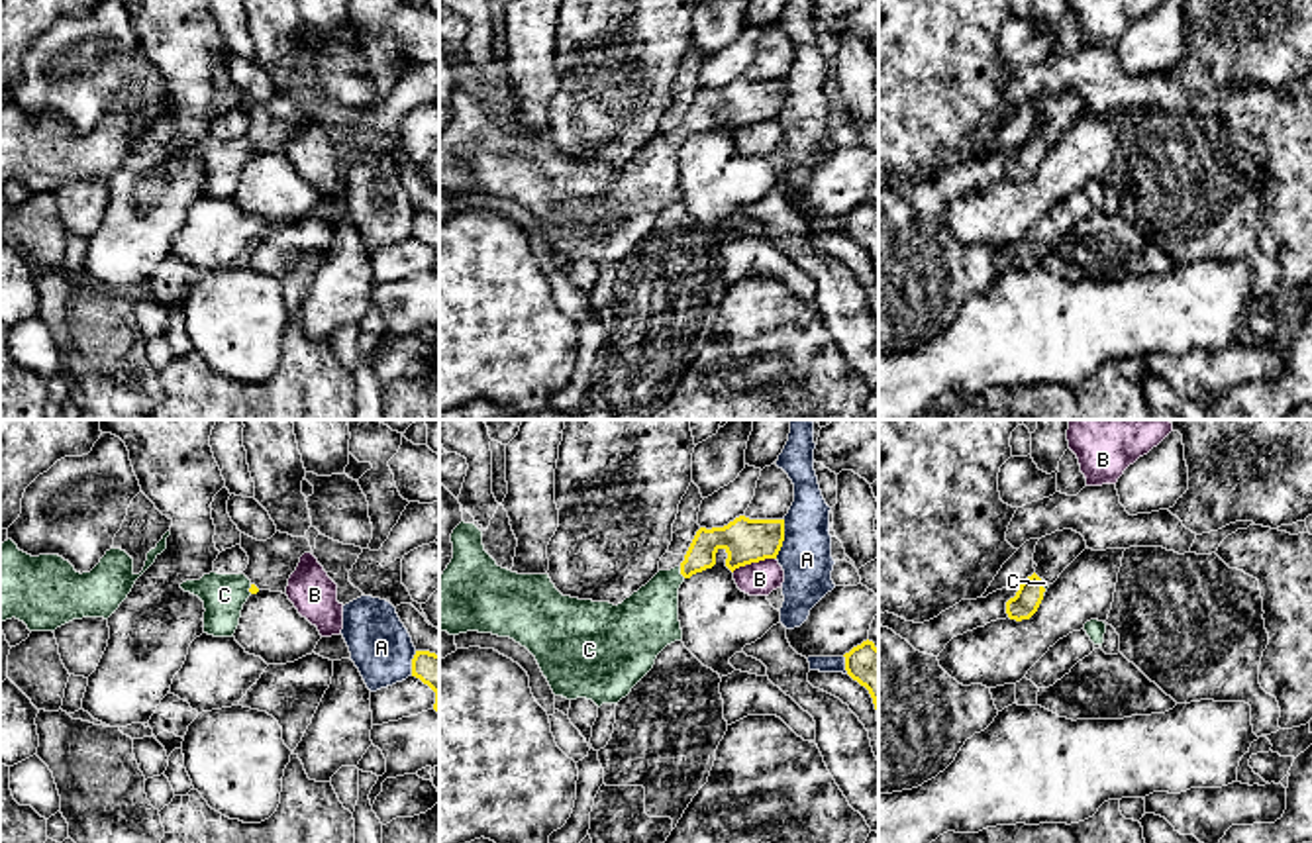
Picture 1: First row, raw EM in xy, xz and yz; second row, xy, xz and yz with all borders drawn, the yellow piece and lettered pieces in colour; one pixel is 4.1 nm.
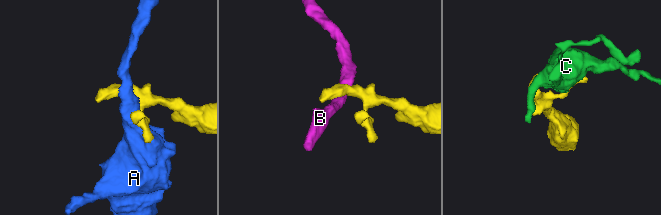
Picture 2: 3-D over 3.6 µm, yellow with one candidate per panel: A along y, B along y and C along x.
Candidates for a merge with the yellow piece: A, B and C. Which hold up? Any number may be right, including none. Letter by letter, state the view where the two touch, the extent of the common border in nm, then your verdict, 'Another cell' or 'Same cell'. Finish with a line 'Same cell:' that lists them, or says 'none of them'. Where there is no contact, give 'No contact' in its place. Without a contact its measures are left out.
A: Touches yellow in xz. Shared border 170 nm. Another cell
B: Touches yellow in xz. Shared border 190 nm. Another cell
C: Touches yellow in xz. Shared border 50 nm. Same cell
Same cell: C

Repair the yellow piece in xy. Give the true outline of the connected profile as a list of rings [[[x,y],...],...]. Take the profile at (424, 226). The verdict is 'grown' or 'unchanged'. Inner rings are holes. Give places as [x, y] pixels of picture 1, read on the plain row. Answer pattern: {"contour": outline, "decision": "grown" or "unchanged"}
{"contour": [[[416,212],[412,220],[412,237],[420,239],[435,253],[433,271],[439,274],[439,216]]], "decision": "unchanged"}

